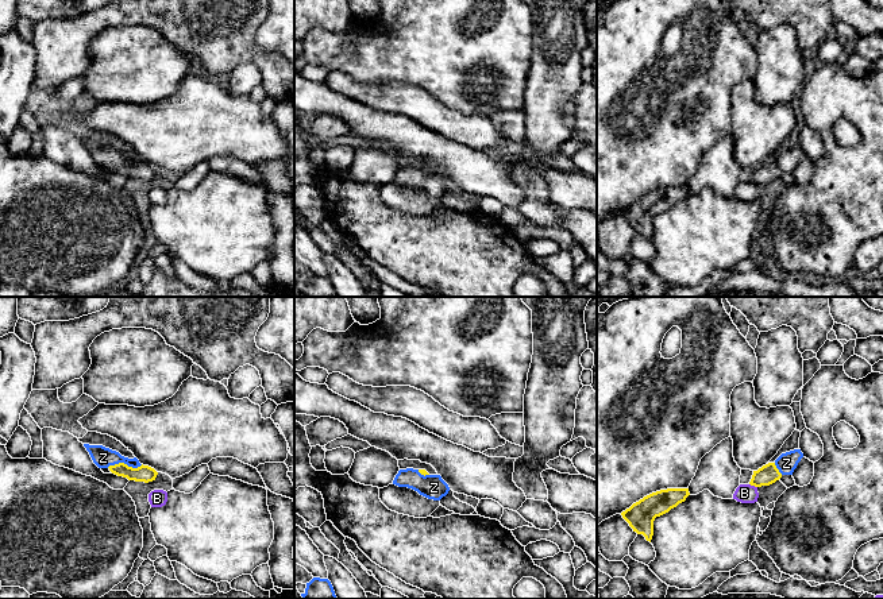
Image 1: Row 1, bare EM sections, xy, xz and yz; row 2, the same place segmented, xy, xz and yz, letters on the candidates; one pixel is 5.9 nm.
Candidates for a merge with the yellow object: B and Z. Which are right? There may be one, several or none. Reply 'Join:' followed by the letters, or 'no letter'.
Join: Z

